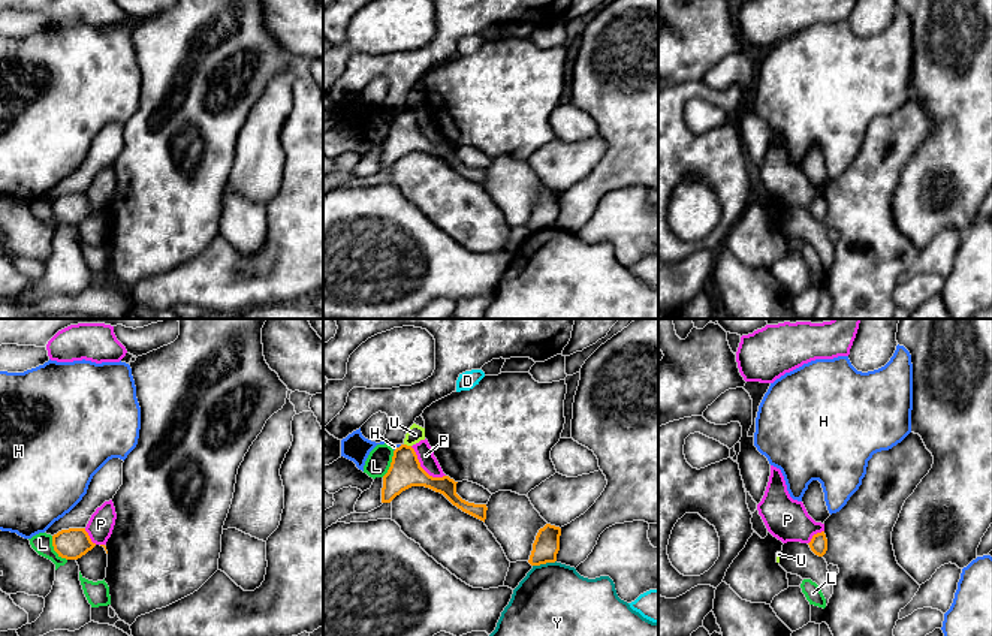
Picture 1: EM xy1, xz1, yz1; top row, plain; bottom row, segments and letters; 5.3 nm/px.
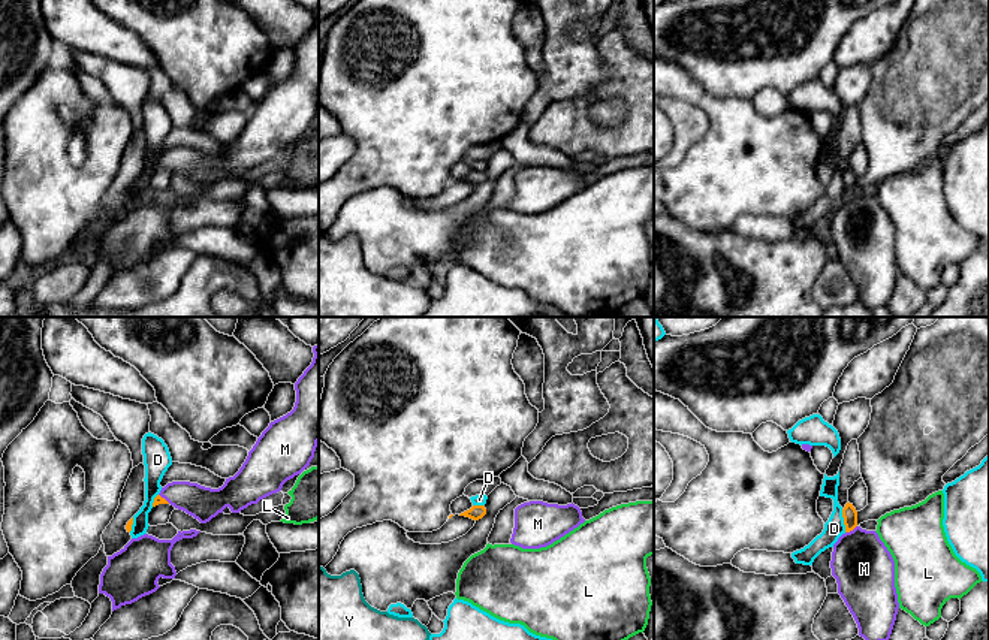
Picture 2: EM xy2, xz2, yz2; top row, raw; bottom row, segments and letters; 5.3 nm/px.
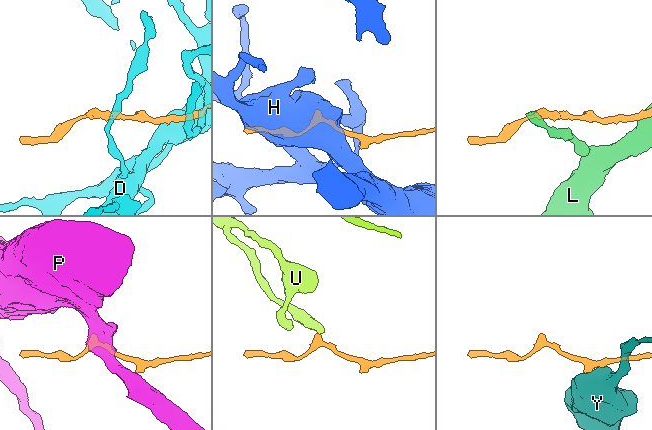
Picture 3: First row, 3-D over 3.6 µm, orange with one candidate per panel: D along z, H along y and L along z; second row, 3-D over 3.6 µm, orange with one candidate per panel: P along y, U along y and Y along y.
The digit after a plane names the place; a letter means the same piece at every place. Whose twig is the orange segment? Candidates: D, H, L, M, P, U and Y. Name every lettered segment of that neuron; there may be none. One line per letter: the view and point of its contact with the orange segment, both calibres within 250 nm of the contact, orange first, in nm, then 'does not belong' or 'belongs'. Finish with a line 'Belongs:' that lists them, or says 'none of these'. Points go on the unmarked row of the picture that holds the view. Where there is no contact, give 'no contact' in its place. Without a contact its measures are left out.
D: contact yz2 (844, 186); calibres 80 and 110 nm; does not belong
H: contact xz1 (397, 112); calibres 170 and 30 nm; does not belong
L: contact xy1 (54, 214); calibres 170 and 110 nm; does not belong
M: contact yz2 (850, 195); calibres 80 and 320 nm; belongs
P: contact xz1 (422, 133); calibres 170 and 90 nm; does not belong
U: contact xz1 (406, 109); calibres 170 and 90 nm; does not belong
Y: contact xz1 (543, 228); calibres 140 and 460 nm; does not belong
Belongs: M

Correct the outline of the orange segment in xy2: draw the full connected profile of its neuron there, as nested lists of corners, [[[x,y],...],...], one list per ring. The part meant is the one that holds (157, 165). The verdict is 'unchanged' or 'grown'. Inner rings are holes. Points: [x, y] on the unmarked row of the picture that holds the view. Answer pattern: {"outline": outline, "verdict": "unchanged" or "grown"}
{"outline": [[[319,10],[313,12],[313,18],[311,30],[295,48],[293,75],[269,88],[233,142],[218,154],[190,147],[168,148],[153,172],[171,169],[206,188],[226,172],[239,178],[257,169],[301,139],[314,123],[319,108]]], "verdict": "grown"}

